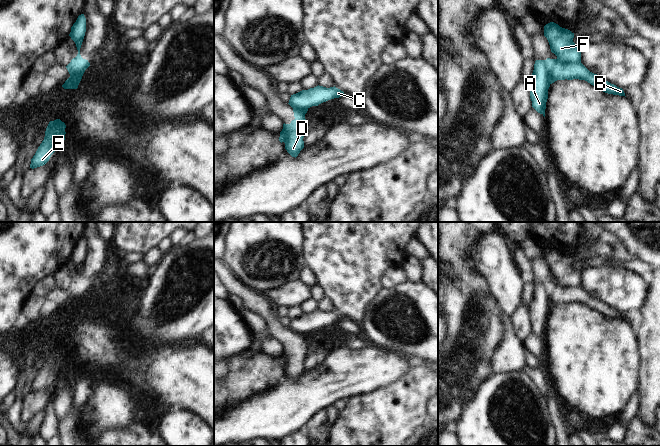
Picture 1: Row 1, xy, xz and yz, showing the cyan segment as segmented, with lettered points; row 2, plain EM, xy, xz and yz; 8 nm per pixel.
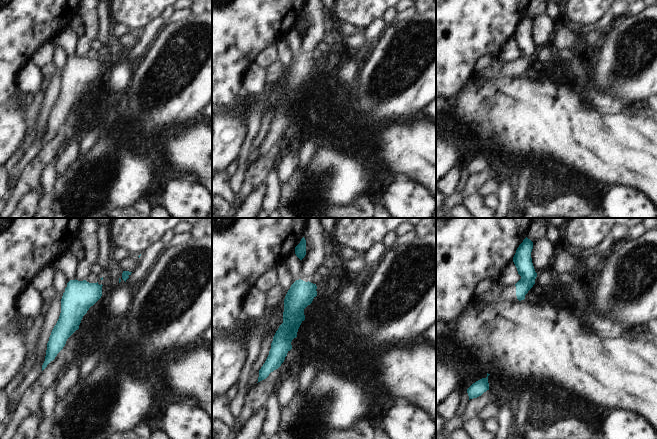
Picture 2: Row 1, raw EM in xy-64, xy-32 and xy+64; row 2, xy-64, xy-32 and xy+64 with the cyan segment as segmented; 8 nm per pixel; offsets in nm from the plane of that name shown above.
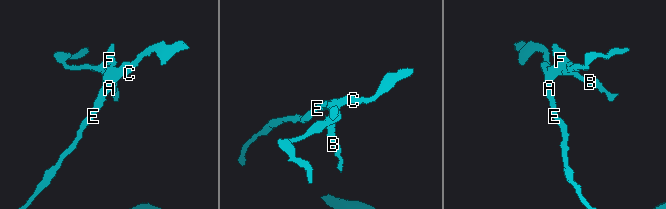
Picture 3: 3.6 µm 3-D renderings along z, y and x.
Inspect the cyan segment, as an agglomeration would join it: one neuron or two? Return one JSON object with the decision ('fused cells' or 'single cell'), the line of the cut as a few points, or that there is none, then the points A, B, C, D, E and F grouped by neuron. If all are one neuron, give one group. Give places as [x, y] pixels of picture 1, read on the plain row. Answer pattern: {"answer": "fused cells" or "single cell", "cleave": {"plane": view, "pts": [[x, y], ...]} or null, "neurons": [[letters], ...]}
{"answer": "fused cells", "cleave": {"plane": "yz", "pts": [[544, 284], [547, 304], [550, 307]]}, "neurons": [["A", "C", "E"], ["B", "D", "F"]]}

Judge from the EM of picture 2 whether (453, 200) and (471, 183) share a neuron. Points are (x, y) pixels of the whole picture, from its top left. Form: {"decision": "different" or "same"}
{"decision": "same"}

